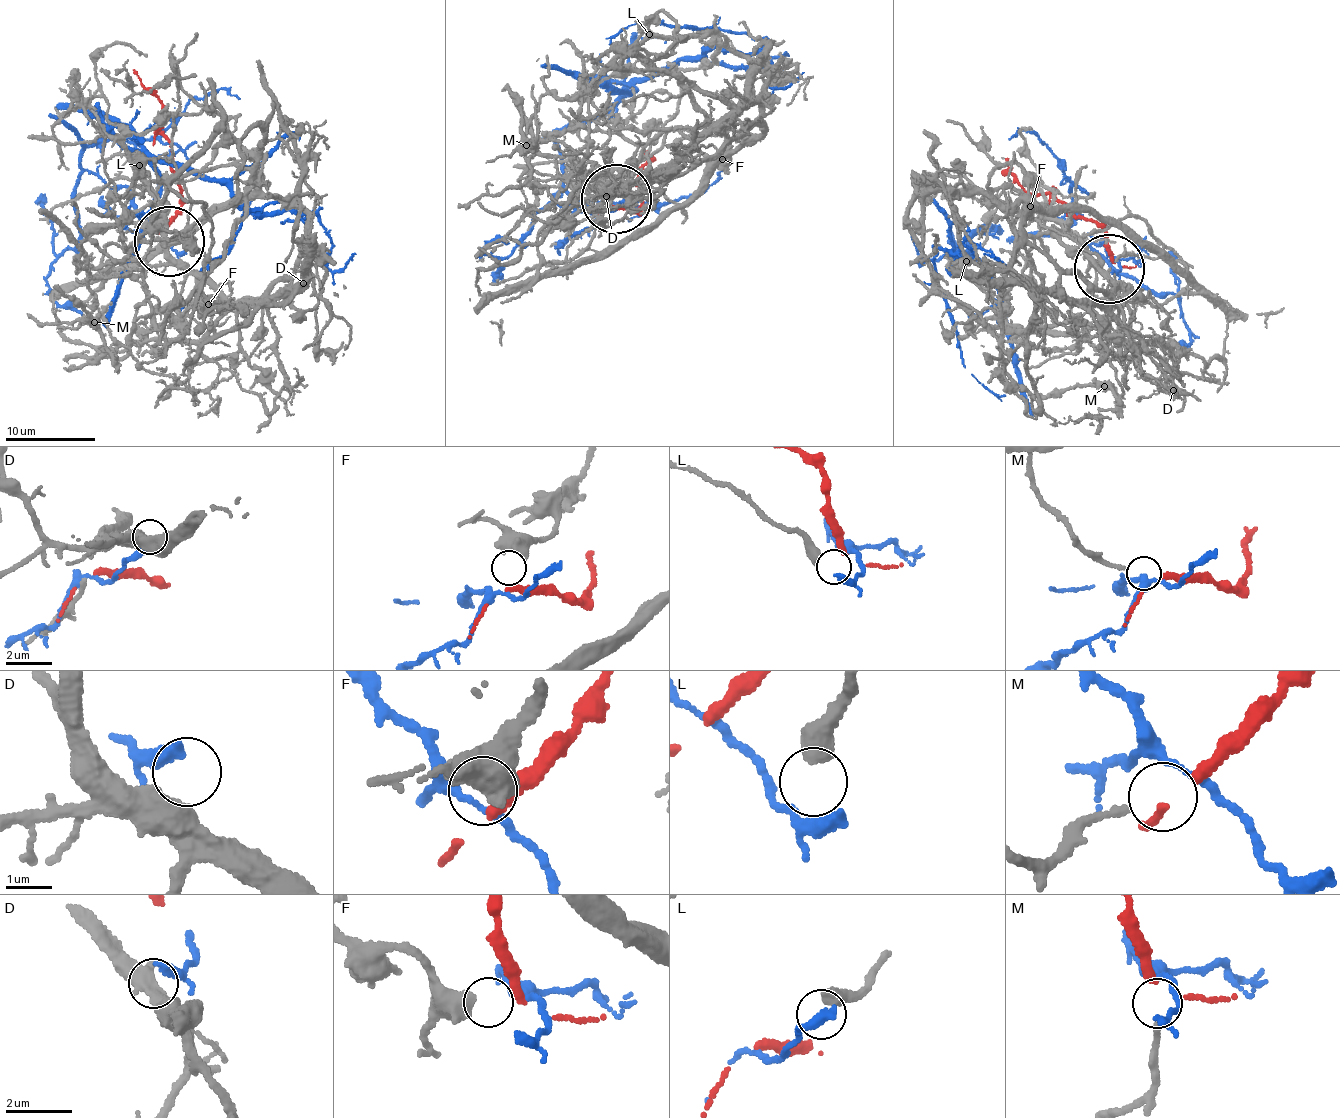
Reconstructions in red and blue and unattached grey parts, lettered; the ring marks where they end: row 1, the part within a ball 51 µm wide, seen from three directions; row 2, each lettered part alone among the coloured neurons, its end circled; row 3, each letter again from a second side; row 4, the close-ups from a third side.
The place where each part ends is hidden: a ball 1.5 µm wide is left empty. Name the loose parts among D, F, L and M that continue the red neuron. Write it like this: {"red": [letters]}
{"red": ["M"]}

